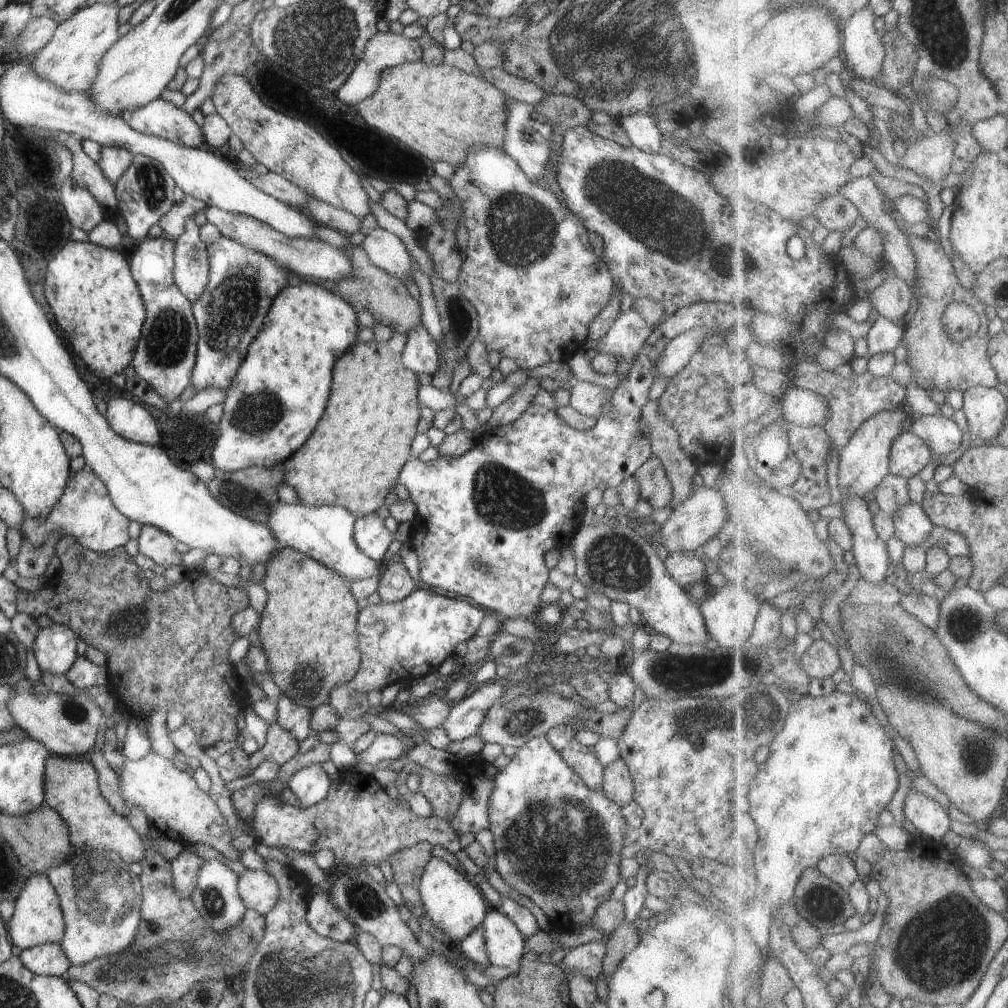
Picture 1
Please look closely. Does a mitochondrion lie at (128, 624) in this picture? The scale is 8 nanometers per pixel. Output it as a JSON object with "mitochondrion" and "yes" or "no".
{"mitochondrion":"yes"}

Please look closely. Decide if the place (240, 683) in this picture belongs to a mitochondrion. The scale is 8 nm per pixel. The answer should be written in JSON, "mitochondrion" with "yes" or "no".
{"mitochondrion":"no"}

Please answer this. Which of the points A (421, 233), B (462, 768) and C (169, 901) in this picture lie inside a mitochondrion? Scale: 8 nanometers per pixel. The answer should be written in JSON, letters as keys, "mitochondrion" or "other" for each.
{"A":"other","B":"other","C":"other"}

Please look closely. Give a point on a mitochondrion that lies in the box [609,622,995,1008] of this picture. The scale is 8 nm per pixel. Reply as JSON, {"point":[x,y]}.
{"point":[948,949]}

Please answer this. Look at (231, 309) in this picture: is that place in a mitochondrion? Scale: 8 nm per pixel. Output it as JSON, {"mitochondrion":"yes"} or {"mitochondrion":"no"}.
{"mitochondrion":"yes"}

